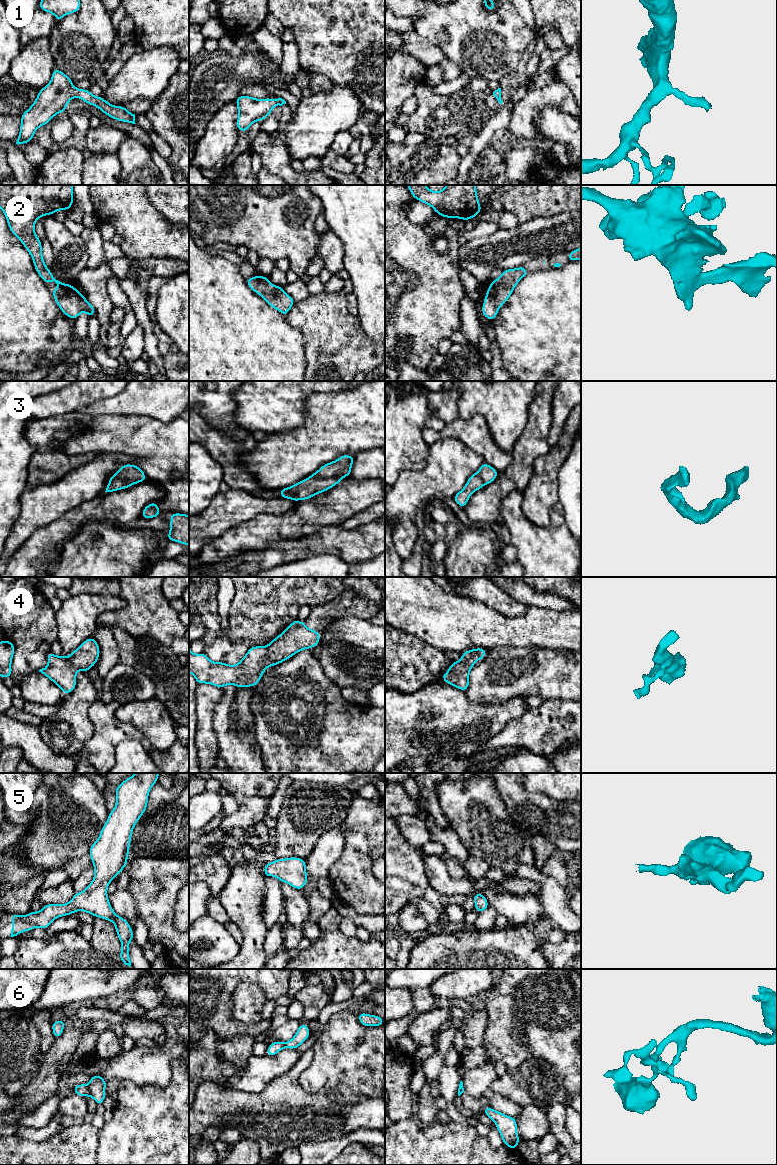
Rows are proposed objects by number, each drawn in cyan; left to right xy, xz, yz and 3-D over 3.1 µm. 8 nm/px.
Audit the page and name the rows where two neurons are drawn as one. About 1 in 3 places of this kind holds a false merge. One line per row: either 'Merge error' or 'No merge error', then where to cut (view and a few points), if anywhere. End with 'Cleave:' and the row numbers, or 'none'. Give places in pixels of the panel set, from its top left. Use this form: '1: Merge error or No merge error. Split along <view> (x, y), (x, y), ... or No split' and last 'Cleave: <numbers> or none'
1: No merge error. No split
2: No merge error. No split
3: No merge error. No split
4: No merge error. No split
5: No merge error. No split
6: Merge error. Split along xy (87, 1085), (89, 1094)
Cleave: 6

